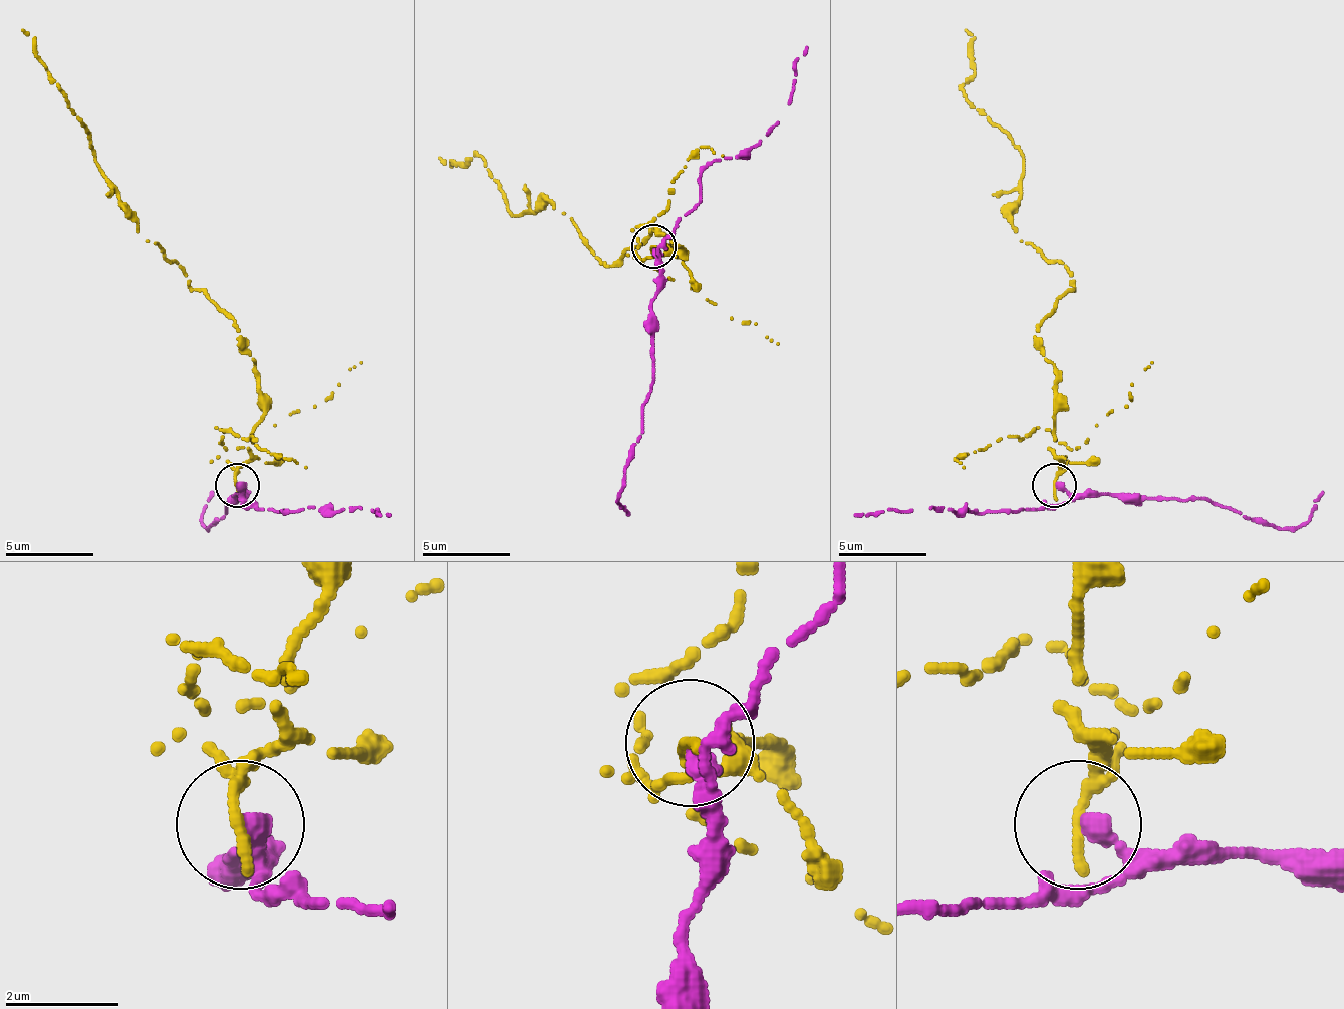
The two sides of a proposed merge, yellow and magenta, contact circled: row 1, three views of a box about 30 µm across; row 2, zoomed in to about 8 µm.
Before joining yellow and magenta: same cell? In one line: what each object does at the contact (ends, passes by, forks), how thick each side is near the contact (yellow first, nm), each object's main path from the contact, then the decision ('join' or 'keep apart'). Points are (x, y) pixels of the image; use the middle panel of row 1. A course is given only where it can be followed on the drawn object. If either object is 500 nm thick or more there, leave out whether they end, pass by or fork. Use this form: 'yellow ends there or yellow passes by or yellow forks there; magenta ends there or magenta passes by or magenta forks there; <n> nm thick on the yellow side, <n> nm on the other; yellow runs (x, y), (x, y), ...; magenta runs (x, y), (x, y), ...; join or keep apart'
yellow passes by; magenta ends there; 180 nm thick on the yellow side, 360 nm on the other; yellow runs (654, 247), (682, 247), (658, 225), (605, 265), (552, 203), (513, 216), (477, 155), (464, 168), (437, 159); magenta runs (654, 247), (654, 261), (663, 239), (695, 208), (699, 177), (717, 159), (748, 155), (779, 123), (805, 47); keep apart

